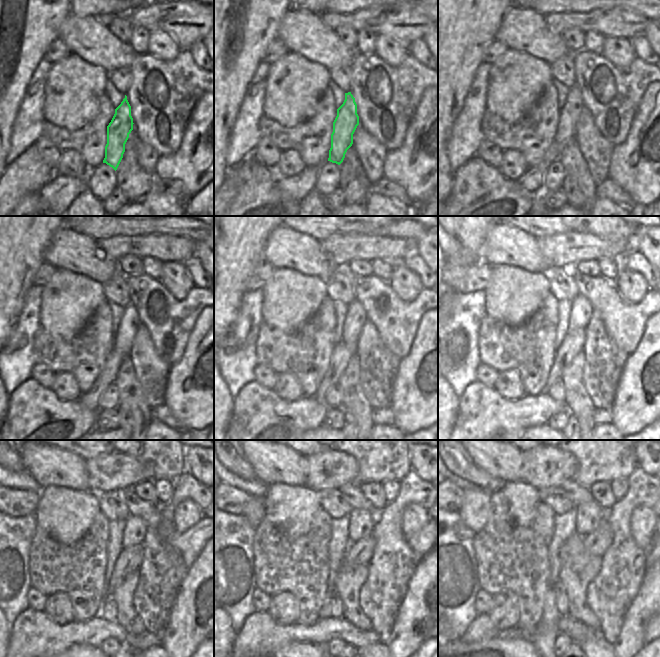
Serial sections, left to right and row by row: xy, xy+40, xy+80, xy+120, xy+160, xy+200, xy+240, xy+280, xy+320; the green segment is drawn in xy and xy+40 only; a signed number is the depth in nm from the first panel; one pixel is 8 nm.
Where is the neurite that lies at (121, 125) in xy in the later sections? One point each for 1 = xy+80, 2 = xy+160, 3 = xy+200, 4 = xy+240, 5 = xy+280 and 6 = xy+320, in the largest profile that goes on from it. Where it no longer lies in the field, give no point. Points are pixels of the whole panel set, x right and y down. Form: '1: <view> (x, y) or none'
1: xy+80 (570, 113)
2: xy+160 (356, 317)
3: xy+200 (581, 310)
4: xy+240 (135, 529)
5: xy+280 (361, 521)
6: xy+320 (590, 515)

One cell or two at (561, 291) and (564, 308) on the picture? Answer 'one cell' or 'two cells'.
two cells

